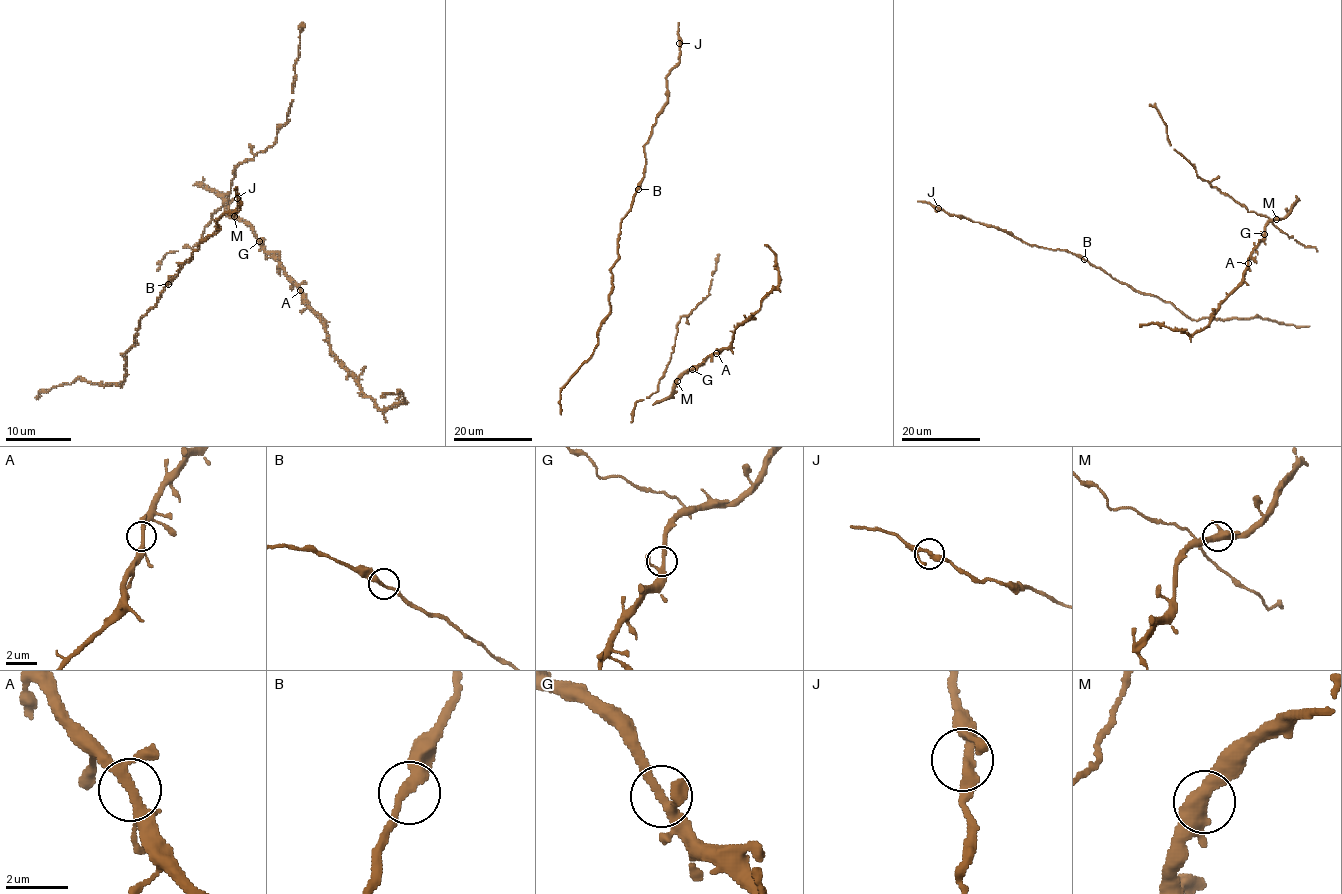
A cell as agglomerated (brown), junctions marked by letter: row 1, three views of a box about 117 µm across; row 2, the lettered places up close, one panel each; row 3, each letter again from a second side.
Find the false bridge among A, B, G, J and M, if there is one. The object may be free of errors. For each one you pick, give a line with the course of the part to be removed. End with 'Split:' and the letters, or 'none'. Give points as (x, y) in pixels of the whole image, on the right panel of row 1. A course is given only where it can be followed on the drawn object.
Split: none

